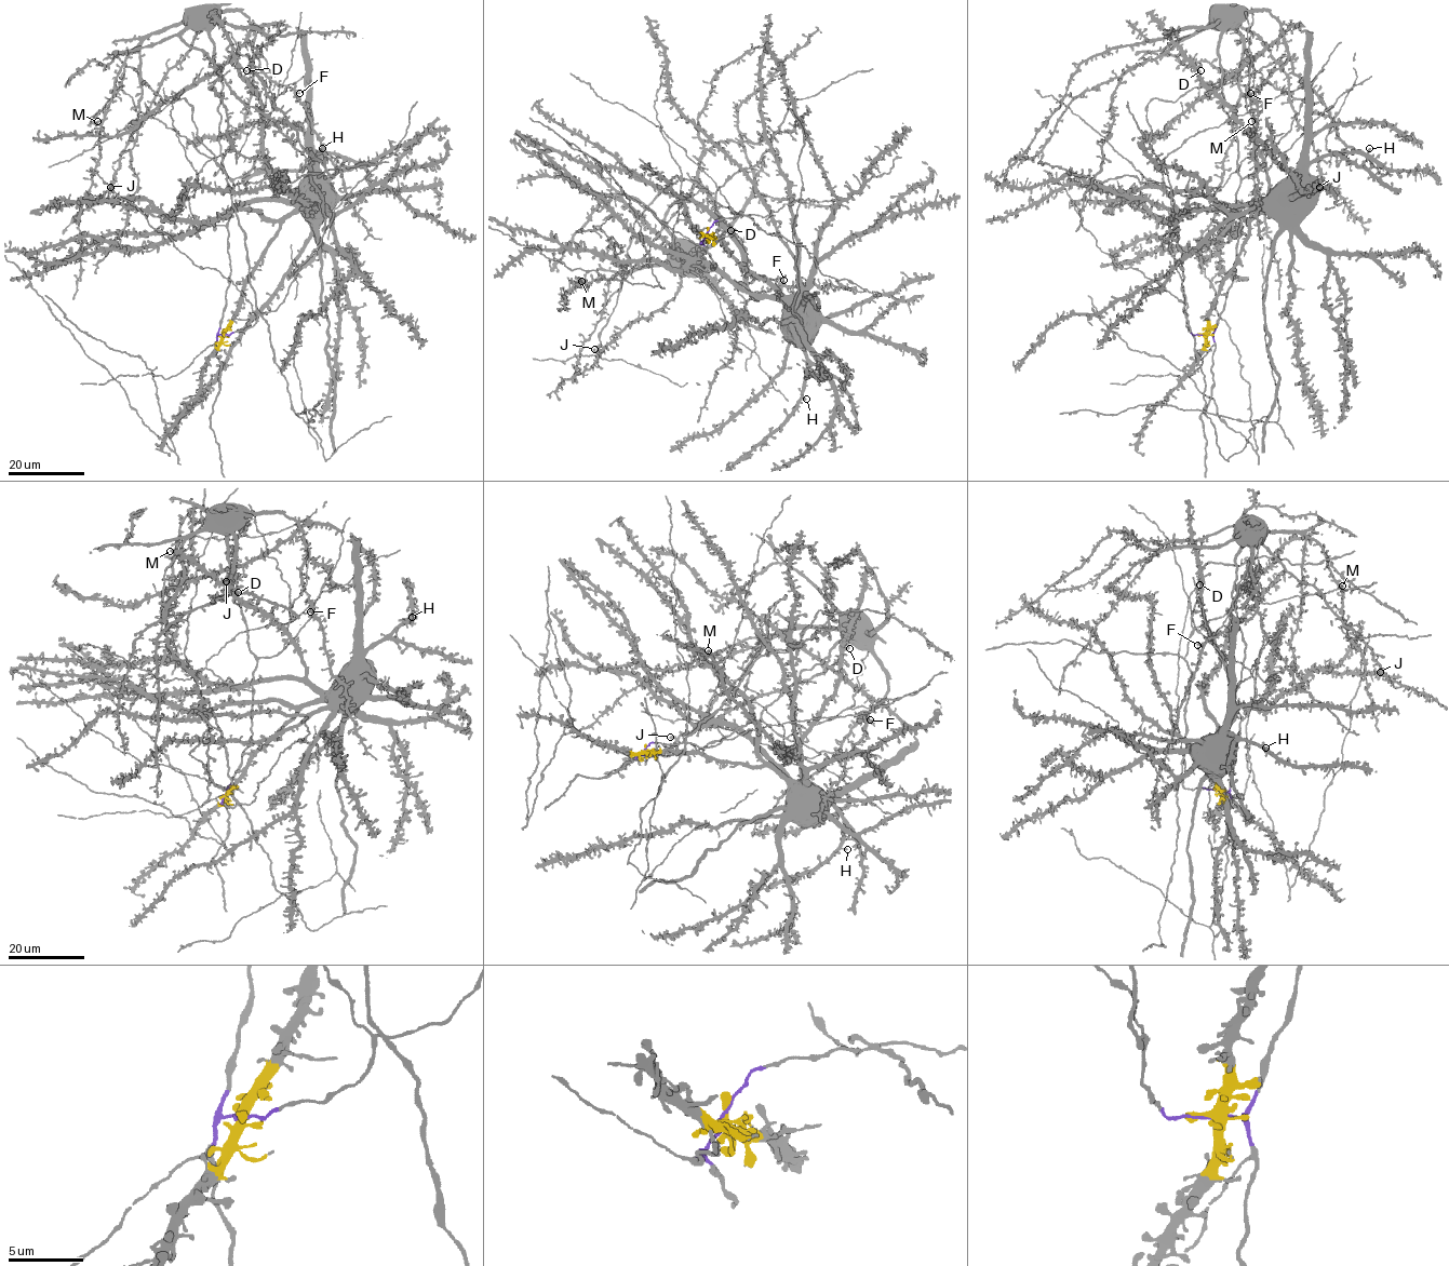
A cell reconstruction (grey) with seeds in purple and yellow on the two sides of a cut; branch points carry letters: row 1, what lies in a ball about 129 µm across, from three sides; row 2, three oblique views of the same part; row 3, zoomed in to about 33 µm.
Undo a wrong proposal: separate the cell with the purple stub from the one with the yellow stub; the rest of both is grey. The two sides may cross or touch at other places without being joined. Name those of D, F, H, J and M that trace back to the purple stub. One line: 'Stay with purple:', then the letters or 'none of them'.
Stay with purple: F, J, M

